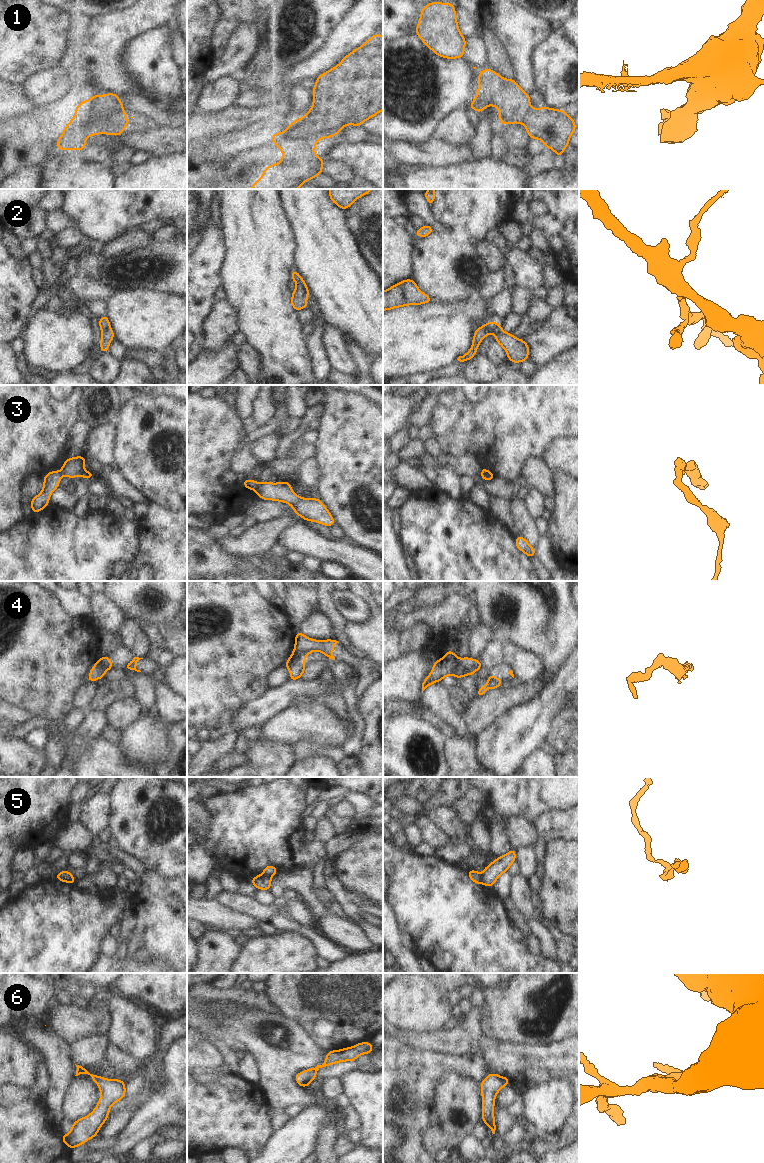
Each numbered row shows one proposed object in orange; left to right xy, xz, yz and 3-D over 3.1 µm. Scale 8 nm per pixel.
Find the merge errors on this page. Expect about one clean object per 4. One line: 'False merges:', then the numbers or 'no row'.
False merges: 1, 2, 3, 4, 5

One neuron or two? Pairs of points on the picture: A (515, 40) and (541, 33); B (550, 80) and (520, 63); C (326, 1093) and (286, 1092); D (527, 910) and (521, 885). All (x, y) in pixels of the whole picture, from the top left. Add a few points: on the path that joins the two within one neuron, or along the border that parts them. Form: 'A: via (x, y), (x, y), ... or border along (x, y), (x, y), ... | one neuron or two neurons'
A: via (521, 34), (535, 33) | one neuron
B: border along (537, 47), (533, 53), (535, 90) | two neurons
C: border along (319, 1092), (325, 1099), (332, 1101) | two neurons
D: via (524, 904), (521, 898), (521, 891) | one neuron

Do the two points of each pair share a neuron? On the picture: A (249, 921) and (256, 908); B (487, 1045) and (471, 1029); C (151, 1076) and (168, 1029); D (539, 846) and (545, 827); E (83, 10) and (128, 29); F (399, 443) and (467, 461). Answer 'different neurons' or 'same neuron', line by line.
A: different neurons
B: different neurons
C: same neuron
D: different neurons
E: different neurons
F: different neurons

